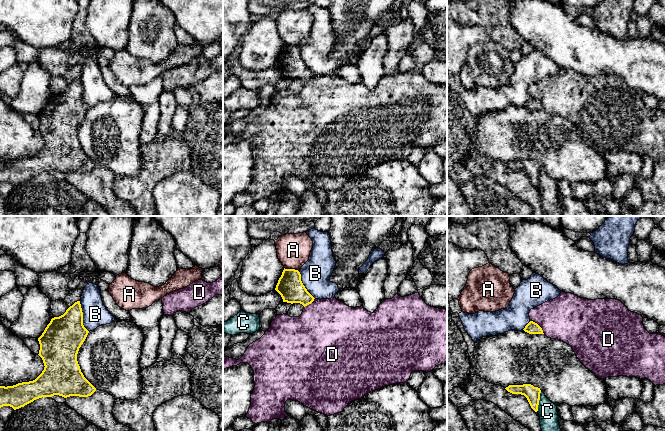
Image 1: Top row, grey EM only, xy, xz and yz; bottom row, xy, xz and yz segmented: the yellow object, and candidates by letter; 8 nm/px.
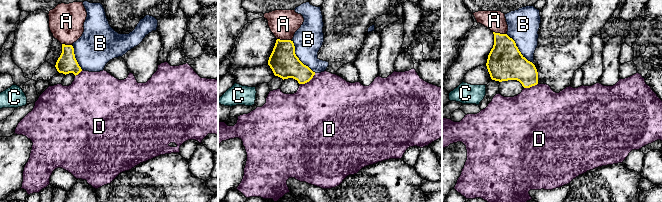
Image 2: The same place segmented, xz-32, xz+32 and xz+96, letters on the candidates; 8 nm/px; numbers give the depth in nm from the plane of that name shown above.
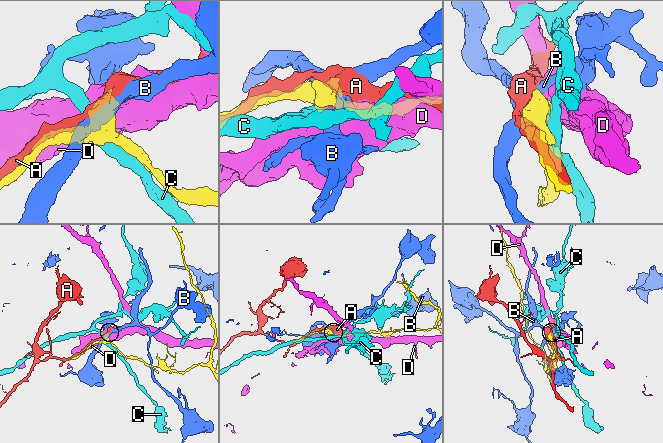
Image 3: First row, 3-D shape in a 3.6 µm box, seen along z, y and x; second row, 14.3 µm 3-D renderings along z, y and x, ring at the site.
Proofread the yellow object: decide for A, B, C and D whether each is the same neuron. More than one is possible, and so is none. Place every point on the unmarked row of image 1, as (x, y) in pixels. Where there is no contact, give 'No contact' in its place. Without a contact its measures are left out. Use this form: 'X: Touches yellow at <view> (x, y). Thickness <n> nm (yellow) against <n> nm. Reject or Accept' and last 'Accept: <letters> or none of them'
A: Touches yellow at xz (291, 45). Thickness 200 nm (yellow) against 280 nm. Reject
B: Touches yellow at xy (82, 92). Thickness 320 nm (yellow) against 200 nm. Reject
C: Touches yellow at yz (538, 177). Thickness 120 nm (yellow) against 150 nm. Reject
D: Touches yellow at yz (538, 101). Thickness 100 nm (yellow) against 380 nm. Reject
Accept: none of them

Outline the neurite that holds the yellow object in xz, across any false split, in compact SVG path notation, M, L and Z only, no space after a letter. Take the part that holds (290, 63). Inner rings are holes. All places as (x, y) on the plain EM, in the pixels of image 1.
M284 44L275 66L281 71L283 78L300 79L304 83L315 75L303 61L300 48L295 45Z

